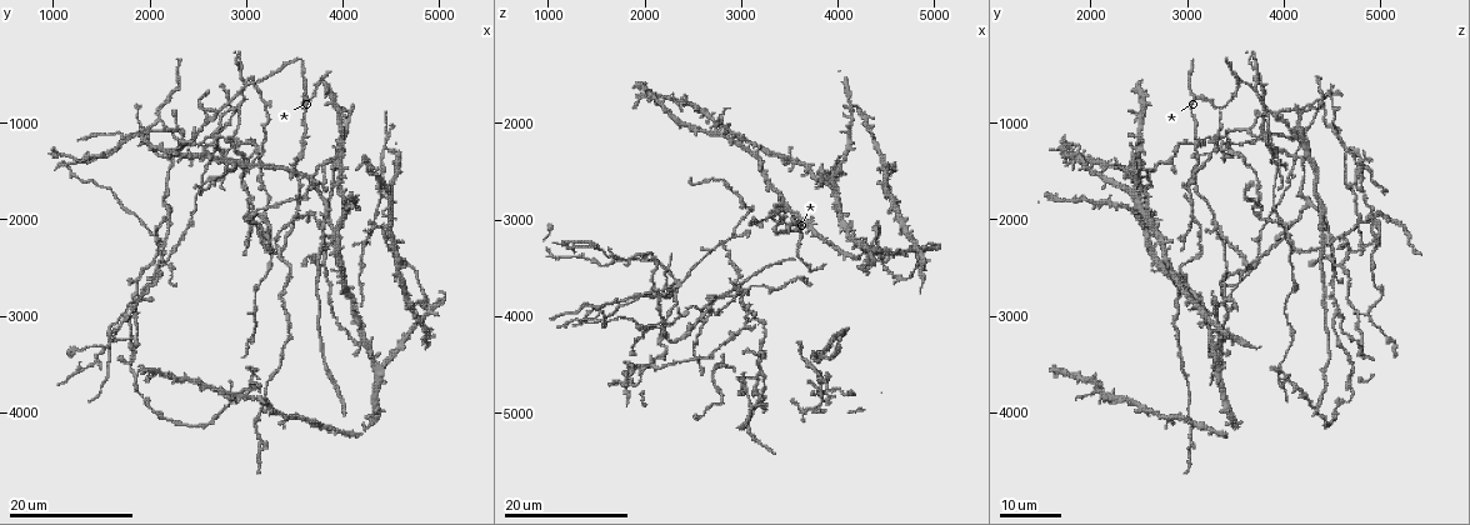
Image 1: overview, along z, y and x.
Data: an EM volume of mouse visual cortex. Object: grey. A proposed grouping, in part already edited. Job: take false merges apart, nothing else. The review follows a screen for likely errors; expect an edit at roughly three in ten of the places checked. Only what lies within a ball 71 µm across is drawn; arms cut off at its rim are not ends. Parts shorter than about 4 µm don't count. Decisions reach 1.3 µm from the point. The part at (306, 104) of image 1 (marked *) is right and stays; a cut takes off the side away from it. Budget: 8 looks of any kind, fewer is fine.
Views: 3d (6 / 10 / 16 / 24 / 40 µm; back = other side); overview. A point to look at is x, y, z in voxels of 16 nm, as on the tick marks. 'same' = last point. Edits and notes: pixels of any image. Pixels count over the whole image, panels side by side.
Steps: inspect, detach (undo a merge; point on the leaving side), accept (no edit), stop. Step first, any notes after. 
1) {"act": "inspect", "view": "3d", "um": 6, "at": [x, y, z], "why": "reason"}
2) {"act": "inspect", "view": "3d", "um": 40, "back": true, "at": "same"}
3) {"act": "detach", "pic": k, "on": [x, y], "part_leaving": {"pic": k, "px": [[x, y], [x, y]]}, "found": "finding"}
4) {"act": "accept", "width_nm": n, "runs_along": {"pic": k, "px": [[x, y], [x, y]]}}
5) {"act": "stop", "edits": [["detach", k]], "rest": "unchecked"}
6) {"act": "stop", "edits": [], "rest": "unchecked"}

{"act": "inspect", "view": "3d", "um": 24, "at": [3000, 620, 3720], "why": "looks like a crossing"}

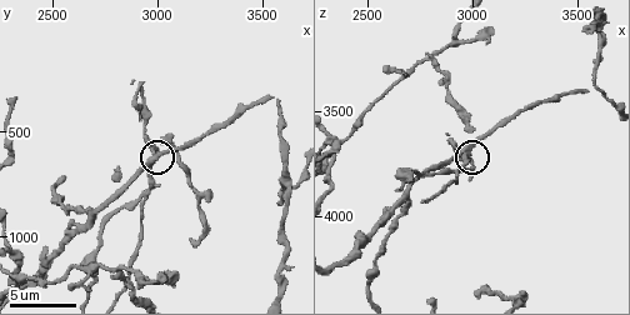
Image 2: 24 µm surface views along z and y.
{"act": "inspect", "view": "3d", "um": 10, "at": "same"}

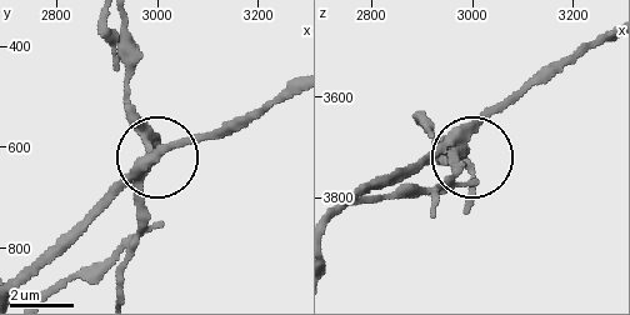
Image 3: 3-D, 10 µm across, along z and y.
{"act": "detach", "pic": 3, "on": [141, 121], "arms": 4, "part_leaving": {"pic": 3, "px": [[140, 171], [131, 233], [59, 289]]}, "found": "two cells meet here"}

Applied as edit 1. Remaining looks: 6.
{"act": "inspect", "view": "overview"}

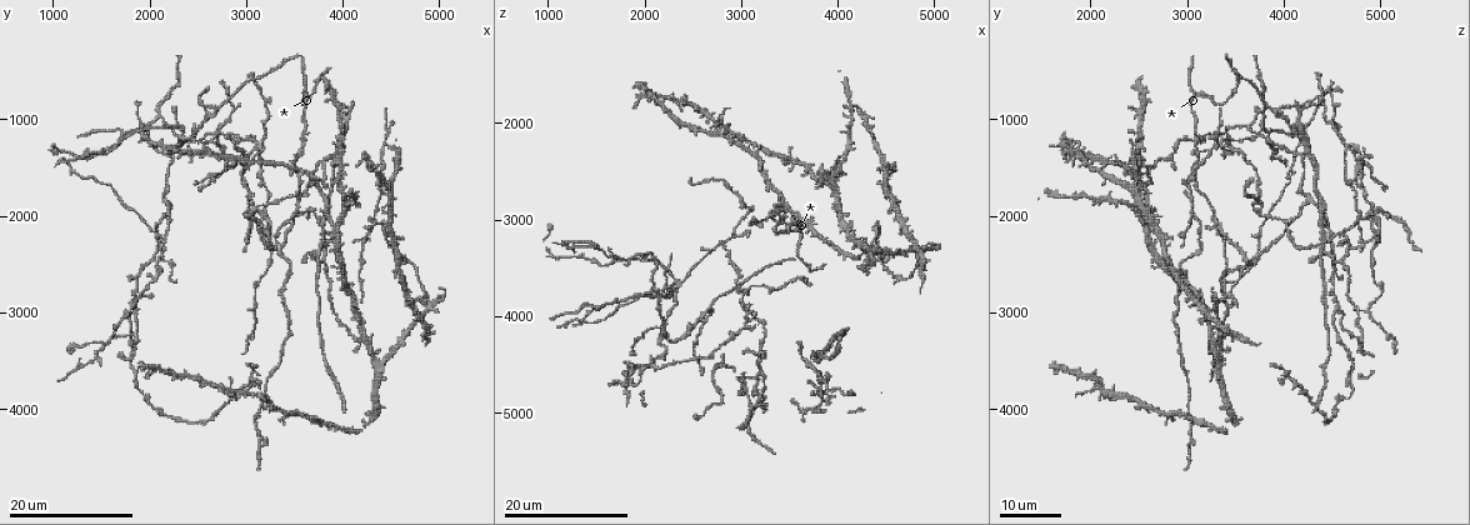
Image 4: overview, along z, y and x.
{"act": "inspect", "view": "3d", "um": 24, "at": [4300, 2100, 3300], "why": "four arms meet"}

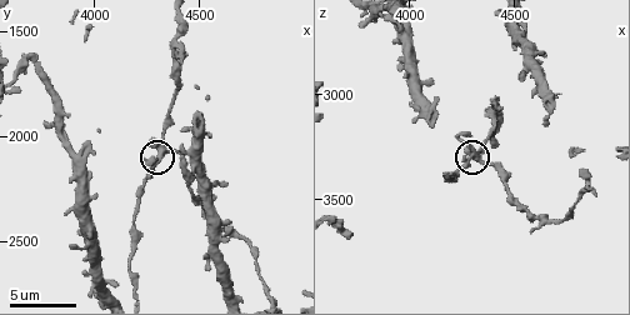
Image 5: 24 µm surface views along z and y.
{"act": "inspect", "view": "3d", "um": 6, "at": [4310, 2080, 3300]}

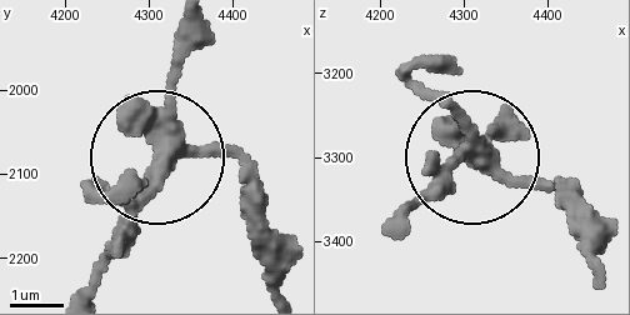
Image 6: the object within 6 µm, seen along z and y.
{"act": "accept", "side_arm_um": 15, "runs_along": {"pic": 6, "px": [[283, 293], [260, 199], [211, 159], [161, 163], [94, 261]]}, "found": "continuous, no second cell"}

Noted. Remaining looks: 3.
{"act": "inspect", "view": "3d", "um": 24, "at": [2320, 1180, 3720], "why": "small branch off a trunk"}

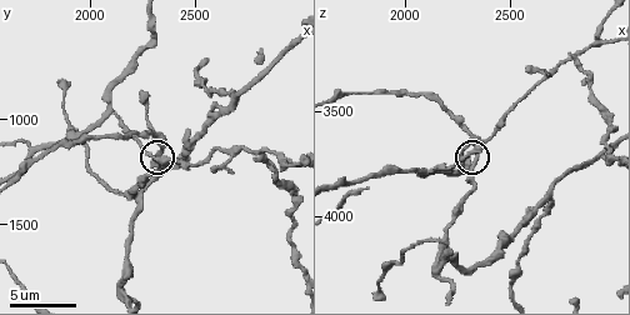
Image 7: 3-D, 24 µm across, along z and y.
{"act": "inspect", "view": "3d", "um": 10, "at": [2310, 1190, 3690], "why": "closer look"}

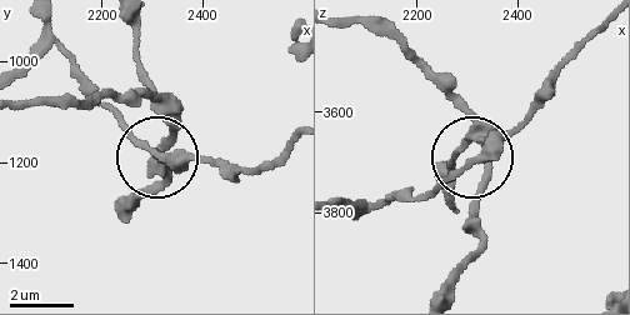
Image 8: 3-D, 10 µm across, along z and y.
{"act": "accept", "runs_along": {"pic": 8, "px": [[125, 211], [165, 171], [165, 146], [154, 153], [111, 109]]}, "found": "all the same cell"}

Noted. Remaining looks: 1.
{"act": "inspect", "view": "3d", "um": 6, "at": [2160, 1350, 4120], "why": "three arms meet"}

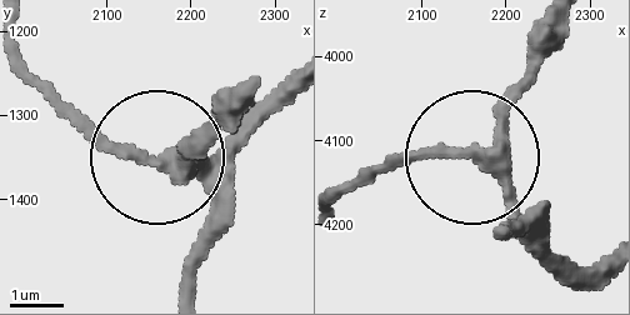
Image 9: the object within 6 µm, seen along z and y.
{"act": "accept", "width_nm": 280, "runs_along": {"pic": 9, "px": [[598, 259], [558, 259], [464, 151], [348, 179]]}, "found": "one cell here"}

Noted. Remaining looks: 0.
{"act": "stop", "edits": [["detach", 3]], "rest": "unchecked"}

